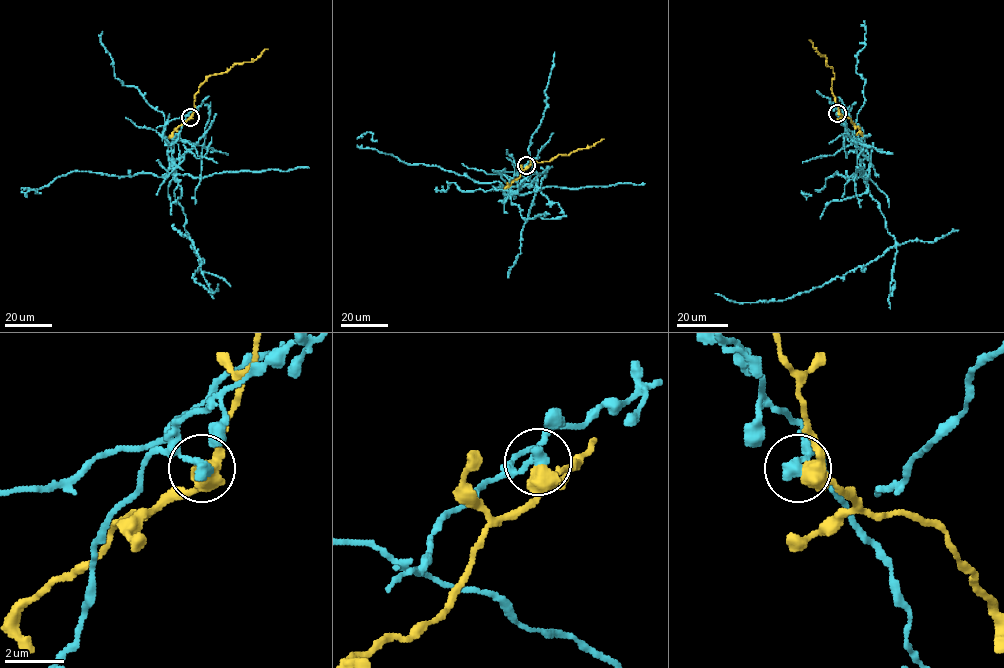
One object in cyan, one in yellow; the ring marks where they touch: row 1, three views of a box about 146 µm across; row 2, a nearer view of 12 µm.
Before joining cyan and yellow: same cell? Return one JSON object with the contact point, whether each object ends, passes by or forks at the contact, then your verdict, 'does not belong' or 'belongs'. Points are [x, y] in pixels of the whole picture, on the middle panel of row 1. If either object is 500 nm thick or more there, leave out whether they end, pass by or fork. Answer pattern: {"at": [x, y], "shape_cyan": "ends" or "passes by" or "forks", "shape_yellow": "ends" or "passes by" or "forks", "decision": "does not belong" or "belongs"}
{"at": [526, 165], "shape_cyan": "ends", "shape_yellow": "passes by", "decision": "does not belong"}

